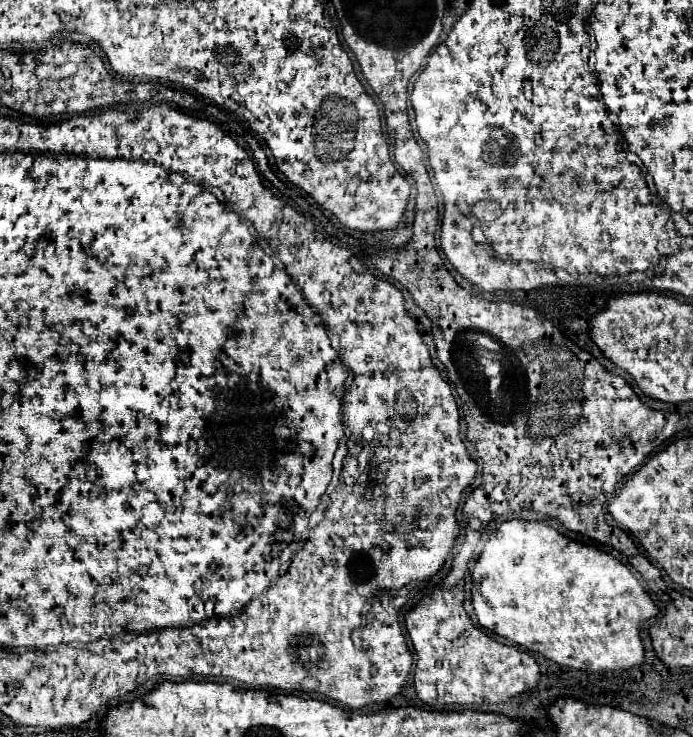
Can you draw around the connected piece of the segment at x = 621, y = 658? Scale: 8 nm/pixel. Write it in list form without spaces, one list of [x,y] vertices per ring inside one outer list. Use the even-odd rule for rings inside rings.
[[[510,519],[494,529],[474,565],[472,585],[472,607],[484,629],[498,631],[500,637],[536,651],[558,665],[590,673],[640,665],[644,661],[640,623],[658,613],[650,595],[624,563],[594,545],[568,539],[548,523],[534,519]]]

